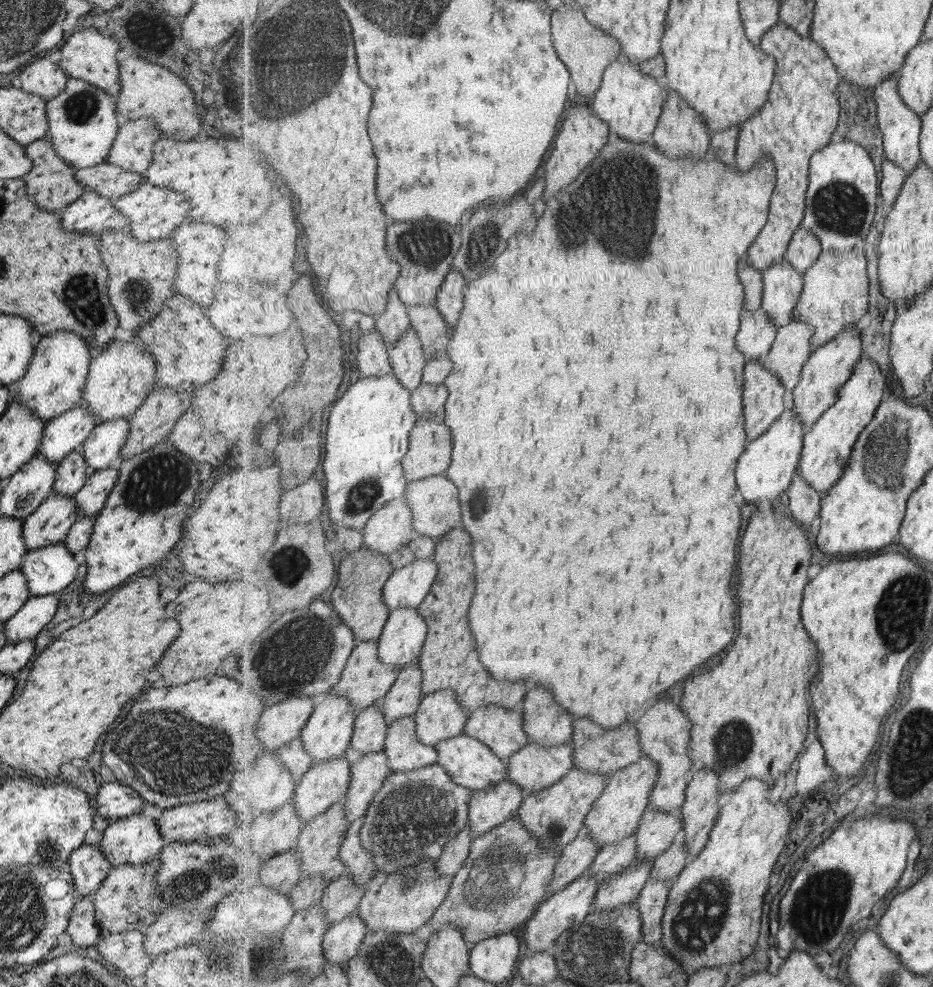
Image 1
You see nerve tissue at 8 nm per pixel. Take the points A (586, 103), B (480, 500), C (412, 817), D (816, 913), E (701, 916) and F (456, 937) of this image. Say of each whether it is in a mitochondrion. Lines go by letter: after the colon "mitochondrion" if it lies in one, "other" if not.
A: other
B: mitochondrion
C: mitochondrion
D: mitochondrion
E: mitochondrion
F: other

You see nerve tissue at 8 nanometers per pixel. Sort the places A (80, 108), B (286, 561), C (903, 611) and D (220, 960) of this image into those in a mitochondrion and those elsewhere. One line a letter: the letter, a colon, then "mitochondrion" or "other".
A: mitochondrion
B: mitochondrion
C: mitochondrion
D: mitochondrion

